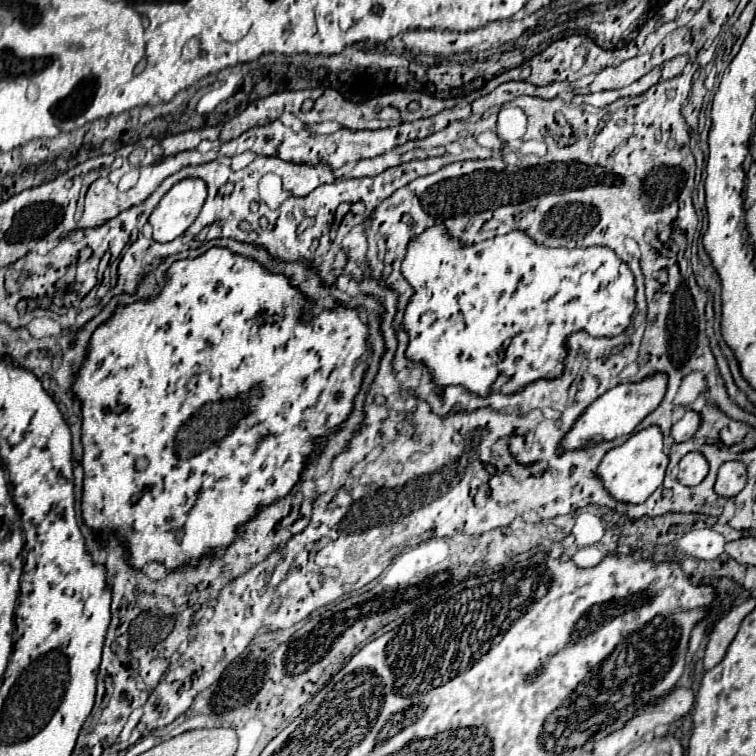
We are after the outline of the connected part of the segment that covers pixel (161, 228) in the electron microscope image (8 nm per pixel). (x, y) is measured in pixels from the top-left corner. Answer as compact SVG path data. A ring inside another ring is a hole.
M185 178L177 182L157 204L149 222L157 242L169 242L181 236L201 212L207 198L207 184L201 178Z

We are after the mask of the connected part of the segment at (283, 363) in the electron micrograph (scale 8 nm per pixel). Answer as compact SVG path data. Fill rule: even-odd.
M213 246L197 258L185 258L185 260L173 262L157 294L145 300L137 300L133 304L125 304L125 306L119 304L113 310L111 318L95 328L87 344L85 360L75 376L73 394L81 400L81 444L83 444L81 464L85 472L83 498L81 498L83 522L95 532L97 538L115 534L121 546L125 548L127 564L135 570L143 570L151 560L155 560L163 564L167 572L175 572L181 566L195 568L203 558L209 558L209 560L217 558L241 536L245 524L253 516L257 516L261 508L271 506L277 500L285 498L293 490L293 486L299 484L301 474L307 468L307 462L315 458L321 450L321 446L315 440L333 436L335 432L341 430L341 424L351 416L353 400L361 390L365 372L369 368L369 358L371 358L371 346L367 342L369 328L361 320L359 312L361 312L359 308L347 308L343 302L335 302L331 308L323 308L315 312L315 302L307 298L299 288L295 288L289 276L271 274L257 260L235 254L229 248ZM139 458L147 460L147 466L143 470L135 468Z

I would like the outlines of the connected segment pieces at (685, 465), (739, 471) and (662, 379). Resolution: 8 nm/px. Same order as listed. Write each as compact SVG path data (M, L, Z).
M689 452L679 462L677 480L685 486L697 486L709 472L709 462L701 452Z
M725 462L719 468L717 482L715 482L715 492L725 498L737 496L747 482L747 468L743 462Z
M655 372L655 374L649 374L647 378L643 378L641 382L629 382L629 384L617 384L615 388L607 390L603 396L599 396L585 412L583 416L575 422L575 426L571 428L571 432L563 438L563 446L569 448L569 450L575 450L575 448L583 448L591 442L599 442L599 440L591 440L591 438L601 438L601 440L613 440L617 436L623 436L623 434L631 434L633 428L649 414L653 412L665 398L665 392L667 392L667 374L665 372Z

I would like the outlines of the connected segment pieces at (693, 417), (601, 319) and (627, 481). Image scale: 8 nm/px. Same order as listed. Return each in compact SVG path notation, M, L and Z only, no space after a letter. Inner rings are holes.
M687 410L685 416L679 422L673 424L671 436L675 438L675 442L685 442L685 440L695 436L695 432L699 430L699 424L701 424L701 414L693 412L693 410Z
M433 226L431 230L425 230L421 236L417 236L411 246L409 252L403 260L401 266L403 276L407 278L407 282L415 288L415 296L411 298L407 310L405 310L405 320L403 326L411 336L409 348L407 348L407 358L415 360L415 362L423 362L435 376L435 384L439 386L447 386L447 384L463 384L467 390L477 392L481 396L487 396L489 392L515 392L519 388L523 388L527 382L539 380L539 378L555 378L561 374L563 370L563 338L569 332L575 330L585 330L591 336L615 336L619 332L623 332L629 326L631 314L635 310L635 282L633 282L633 274L629 270L629 266L617 258L617 254L605 246L591 246L591 248L547 248L547 246L537 246L529 236L525 236L523 232L511 232L505 236L495 236L493 240L485 240L479 242L475 246L459 246L457 240L449 238L443 230L443 226ZM549 302L555 306L555 314L533 314L533 308Z
M649 426L649 428L629 436L629 440L623 442L621 446L611 448L603 456L597 474L603 478L603 484L607 486L609 494L613 498L617 498L621 502L641 504L661 486L667 464L669 464L669 454L663 448L663 434L661 434L659 426Z

